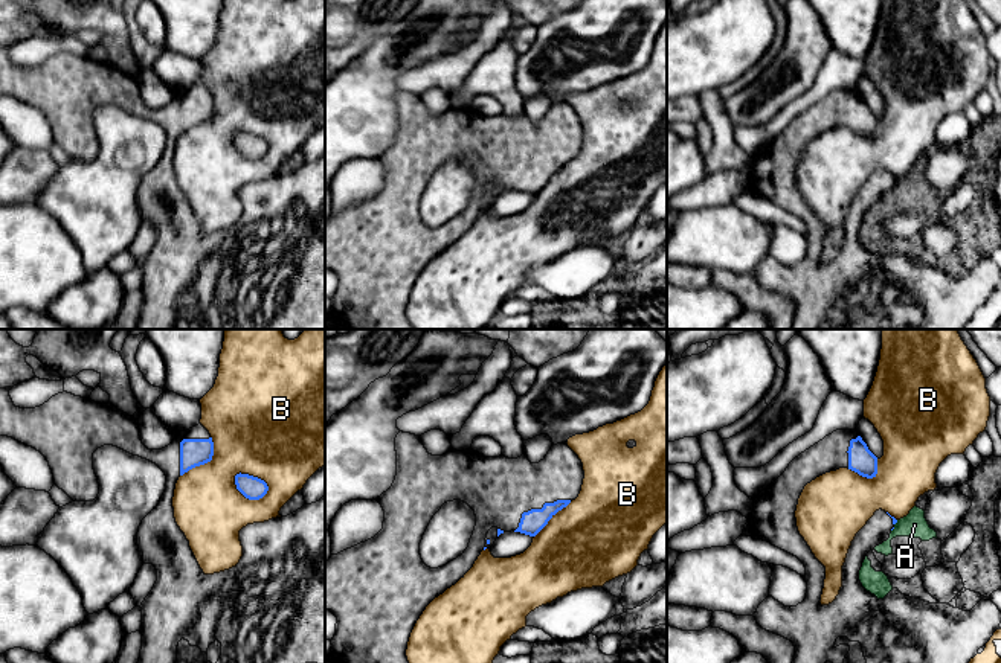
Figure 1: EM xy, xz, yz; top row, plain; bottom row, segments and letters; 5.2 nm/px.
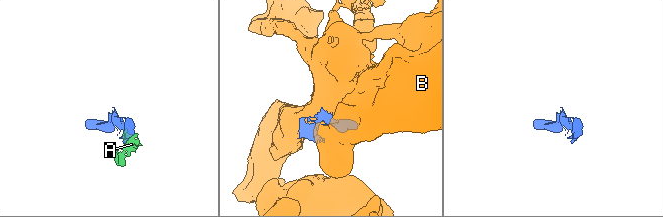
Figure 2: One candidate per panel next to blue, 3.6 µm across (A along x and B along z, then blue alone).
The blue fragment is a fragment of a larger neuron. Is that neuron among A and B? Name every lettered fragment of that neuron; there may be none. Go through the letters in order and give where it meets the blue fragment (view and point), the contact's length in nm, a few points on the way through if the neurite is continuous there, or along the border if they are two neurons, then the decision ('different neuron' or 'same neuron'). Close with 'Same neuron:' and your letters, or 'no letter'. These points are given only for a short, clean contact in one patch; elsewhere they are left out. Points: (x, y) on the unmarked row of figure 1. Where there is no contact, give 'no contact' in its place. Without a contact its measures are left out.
A: meets blue in yz at (896, 180); contact 40 nm long; border along yz (898, 179), (894, 183); different neuron
B: meets blue in xy at (252, 134); contact 200 nm long; different neuron
Same neuron: no letter

